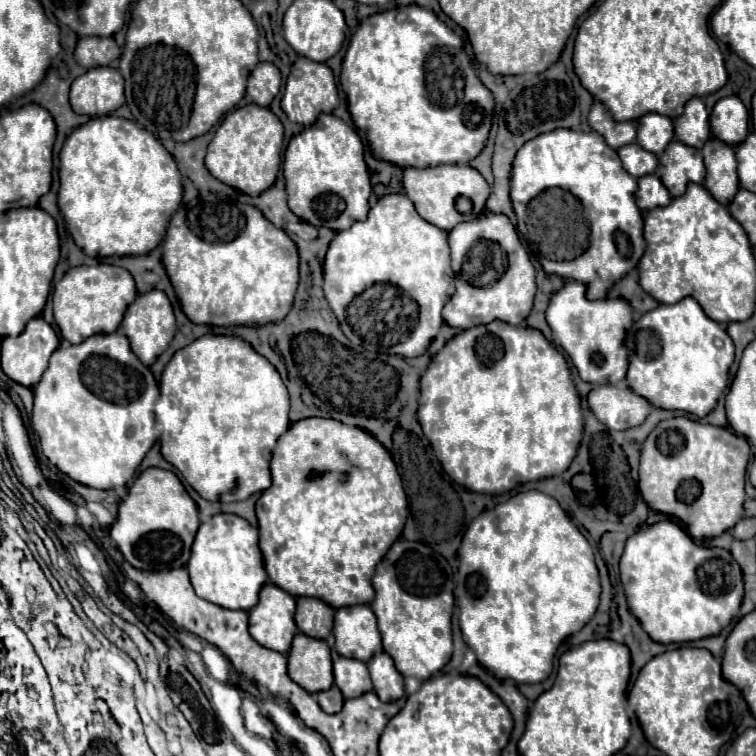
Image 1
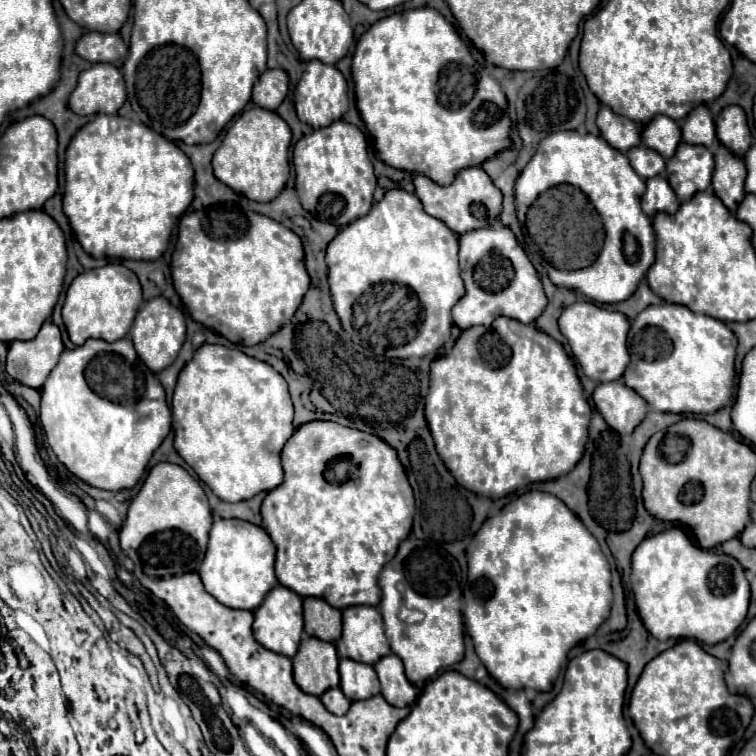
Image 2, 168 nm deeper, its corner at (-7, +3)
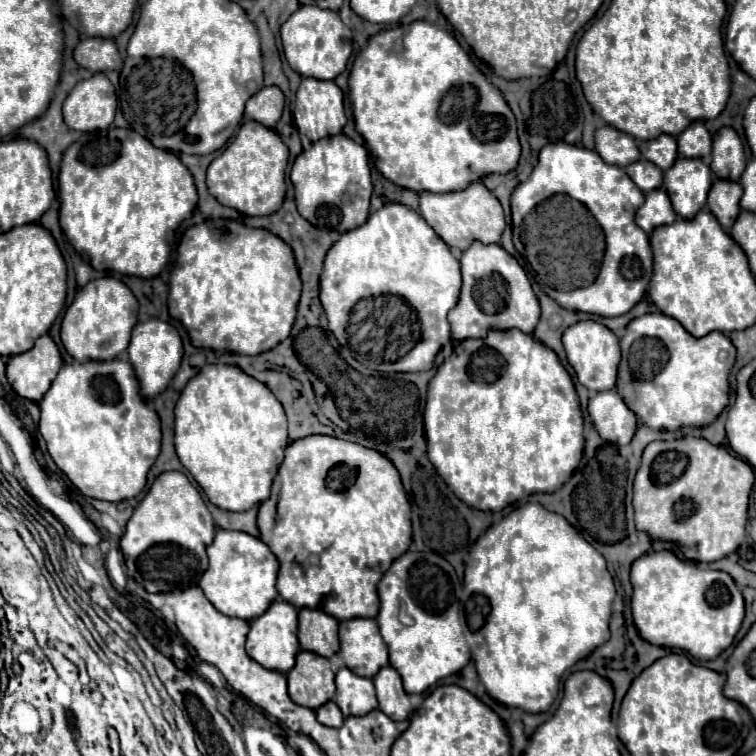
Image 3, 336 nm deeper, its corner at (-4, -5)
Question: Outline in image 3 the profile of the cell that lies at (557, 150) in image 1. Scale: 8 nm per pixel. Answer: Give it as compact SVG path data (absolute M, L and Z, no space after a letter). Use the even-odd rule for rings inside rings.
M570 143L542 147L532 175L512 193L512 223L522 223L526 257L544 293L568 311L600 317L628 313L646 295L652 279L648 235L634 223L640 203L644 193L636 191L626 171L604 163L596 151Z

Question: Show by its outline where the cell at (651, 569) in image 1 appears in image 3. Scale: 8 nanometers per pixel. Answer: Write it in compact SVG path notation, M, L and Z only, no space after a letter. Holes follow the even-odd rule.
M654 551L636 559L630 581L634 587L632 617L648 643L682 649L700 661L716 659L732 645L744 619L744 599L728 573L702 569L678 559L672 551Z

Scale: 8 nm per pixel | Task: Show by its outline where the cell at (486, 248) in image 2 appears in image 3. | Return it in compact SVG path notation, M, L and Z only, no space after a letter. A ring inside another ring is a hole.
M472 243L460 259L462 293L458 305L448 313L452 339L484 339L490 329L520 329L532 333L540 319L540 305L530 281L518 261L500 245Z

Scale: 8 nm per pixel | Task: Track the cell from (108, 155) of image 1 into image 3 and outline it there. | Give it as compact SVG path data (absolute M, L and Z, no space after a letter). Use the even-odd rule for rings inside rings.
M132 129L88 133L64 151L58 173L60 197L59 223L72 247L96 269L134 275L140 279L156 277L168 263L174 235L184 219L192 217L198 203L194 179L178 155L152 147L148 139Z

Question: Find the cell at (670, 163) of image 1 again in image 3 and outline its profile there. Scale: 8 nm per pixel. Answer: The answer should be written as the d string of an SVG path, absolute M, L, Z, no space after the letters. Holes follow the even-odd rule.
M676 159L664 173L664 189L678 217L694 219L696 213L706 207L712 179L714 175L702 159Z

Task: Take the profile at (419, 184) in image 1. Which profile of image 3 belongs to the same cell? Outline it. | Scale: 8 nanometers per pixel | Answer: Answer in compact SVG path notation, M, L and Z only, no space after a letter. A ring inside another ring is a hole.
M474 181L464 191L454 193L420 193L420 213L426 219L426 223L442 237L442 241L448 247L466 251L472 241L488 243L500 243L500 235L504 231L504 211L500 201L484 187L482 181Z

